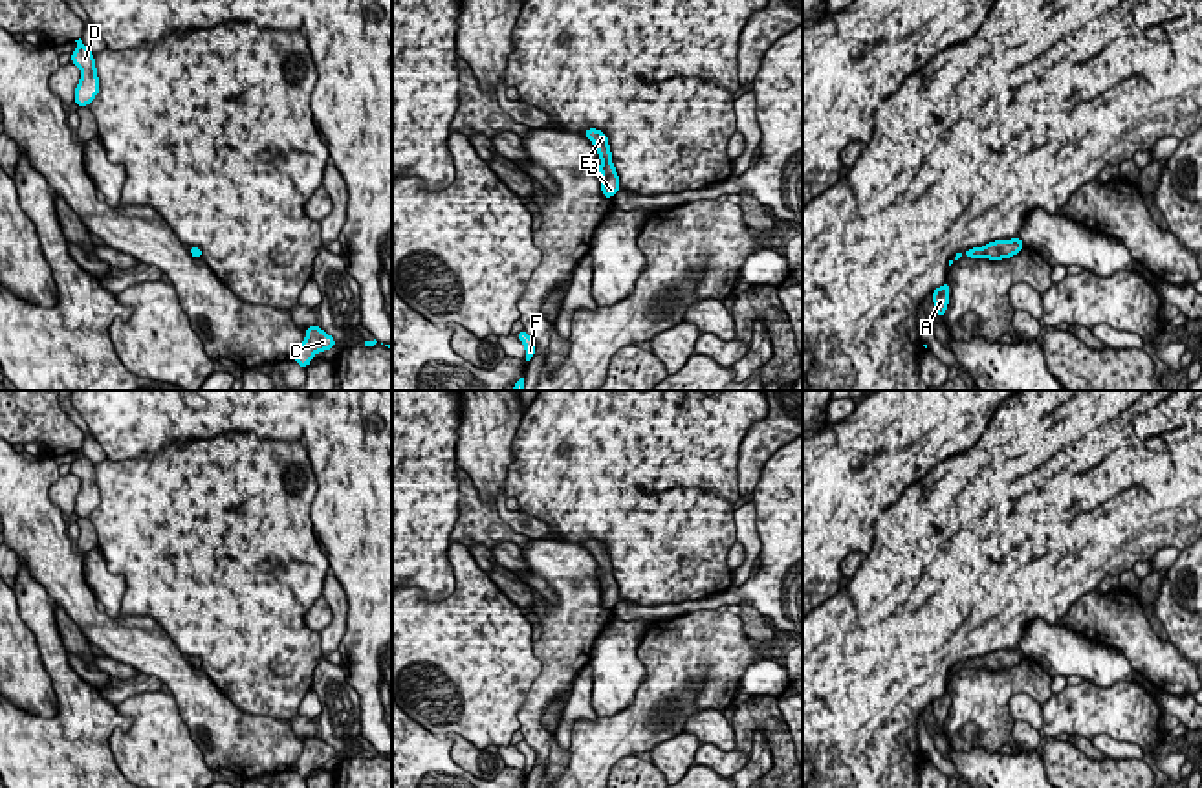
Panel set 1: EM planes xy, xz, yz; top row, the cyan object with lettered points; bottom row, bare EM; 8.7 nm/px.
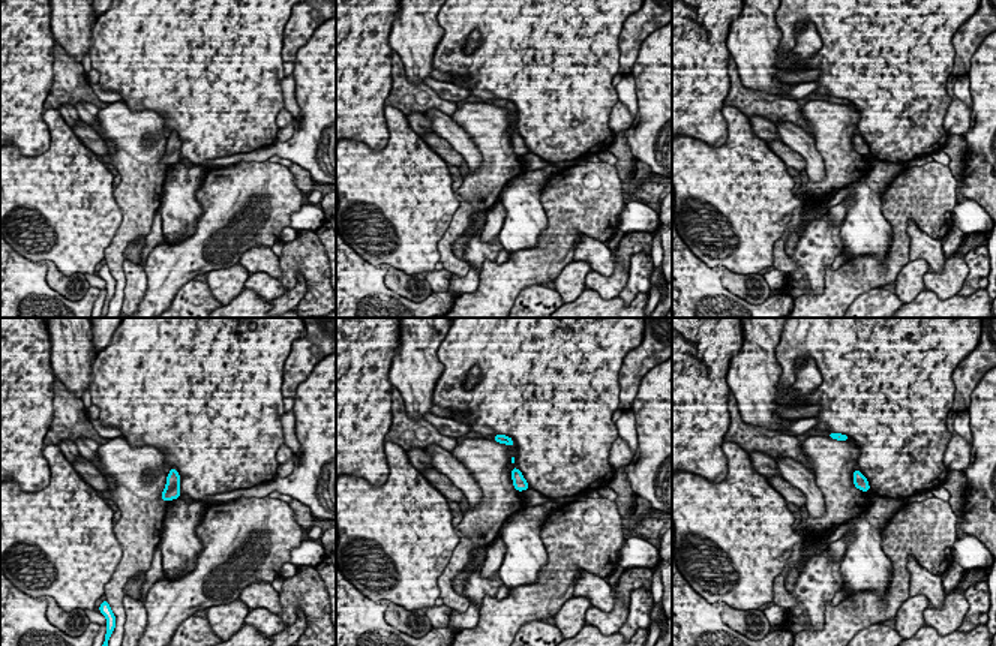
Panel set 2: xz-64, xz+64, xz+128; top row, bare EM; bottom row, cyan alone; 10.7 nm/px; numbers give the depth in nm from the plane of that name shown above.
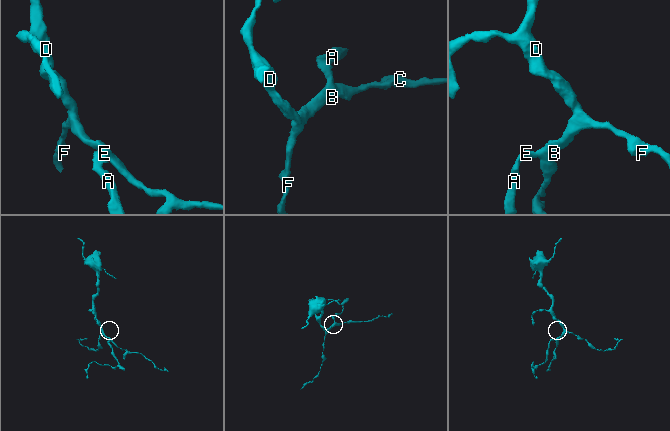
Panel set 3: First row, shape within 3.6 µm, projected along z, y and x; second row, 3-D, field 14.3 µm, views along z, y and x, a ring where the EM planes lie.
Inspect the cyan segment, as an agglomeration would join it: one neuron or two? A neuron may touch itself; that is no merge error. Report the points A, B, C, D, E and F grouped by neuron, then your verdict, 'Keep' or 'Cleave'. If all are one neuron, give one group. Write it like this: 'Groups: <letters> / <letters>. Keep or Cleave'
Groups: A B C D E F. Keep

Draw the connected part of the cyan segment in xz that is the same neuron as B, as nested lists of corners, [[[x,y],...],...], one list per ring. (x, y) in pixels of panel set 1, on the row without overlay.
[[[588,539],[583,544],[592,552],[592,555],[596,557],[596,561],[601,568],[601,575],[599,575],[601,603],[605,608],[614,608],[614,605],[619,603],[619,586],[612,574],[608,548],[605,542],[601,542],[597,539]]]

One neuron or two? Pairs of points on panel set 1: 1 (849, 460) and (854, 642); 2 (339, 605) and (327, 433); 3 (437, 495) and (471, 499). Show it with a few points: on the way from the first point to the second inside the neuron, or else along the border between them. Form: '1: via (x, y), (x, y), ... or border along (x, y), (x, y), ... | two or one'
1: border along (882, 514), (876, 519), (874, 541), (867, 556) | two
2: border along (330, 569), (345, 594), (347, 623) | two
3: border along (458, 468), (458, 517), (448, 539) | two

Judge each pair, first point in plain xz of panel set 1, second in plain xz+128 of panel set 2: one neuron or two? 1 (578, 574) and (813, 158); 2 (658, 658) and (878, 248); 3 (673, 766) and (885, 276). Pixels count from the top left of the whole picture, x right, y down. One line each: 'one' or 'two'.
1: two
2: two
3: two

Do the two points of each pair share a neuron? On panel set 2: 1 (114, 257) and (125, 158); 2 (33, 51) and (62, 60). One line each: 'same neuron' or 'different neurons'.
1: same neuron
2: different neurons

